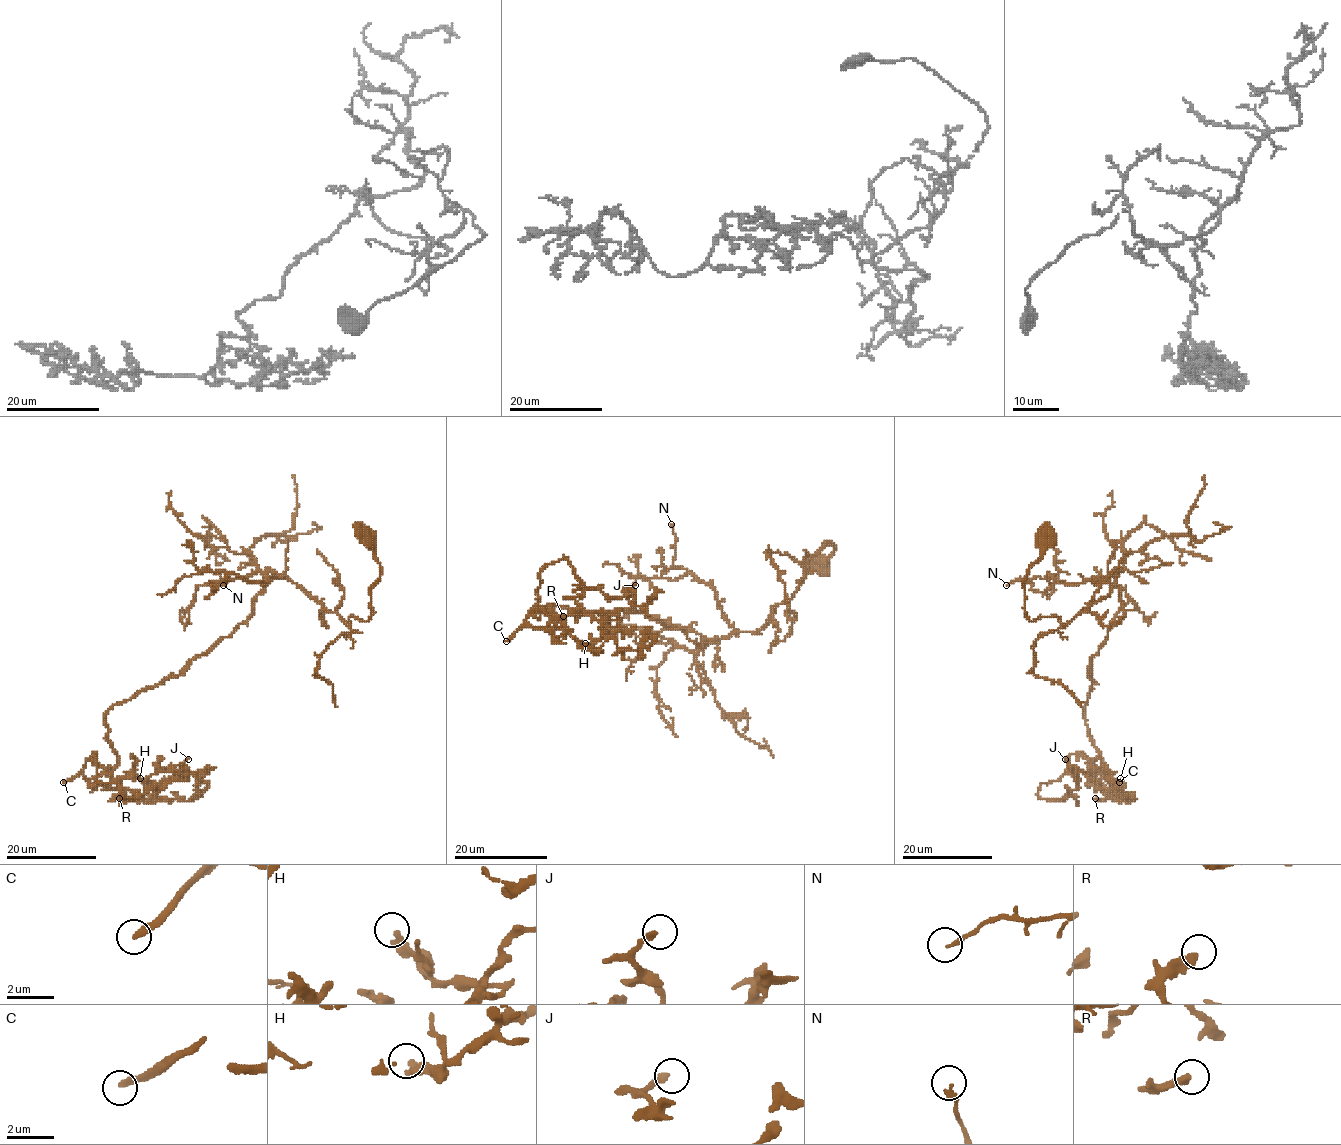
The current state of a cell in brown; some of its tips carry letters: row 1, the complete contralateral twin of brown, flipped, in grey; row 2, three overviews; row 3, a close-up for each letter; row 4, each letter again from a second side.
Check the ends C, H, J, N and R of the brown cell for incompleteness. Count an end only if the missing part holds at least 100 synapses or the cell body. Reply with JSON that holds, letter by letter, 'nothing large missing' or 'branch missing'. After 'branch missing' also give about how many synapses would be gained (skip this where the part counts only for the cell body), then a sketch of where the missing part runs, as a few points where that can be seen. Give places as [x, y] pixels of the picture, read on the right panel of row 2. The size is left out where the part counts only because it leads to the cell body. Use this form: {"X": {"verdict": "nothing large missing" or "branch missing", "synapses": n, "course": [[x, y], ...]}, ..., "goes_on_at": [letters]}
{"C": {"verdict": "branch missing", "synapses": 300, "course": [[1119, 782], [1117, 788], [1088, 785], [1082, 791], [1089, 805], [1104, 801], [1111, 814], [1122, 815], [1119, 805]]}, "H": {"verdict": "nothing large missing"}, "J": {"verdict": "nothing large missing"}, "N": {"verdict": "nothing large missing"}, "R": {"verdict": "nothing large missing"}, "goes_on_at": ["C"]}

